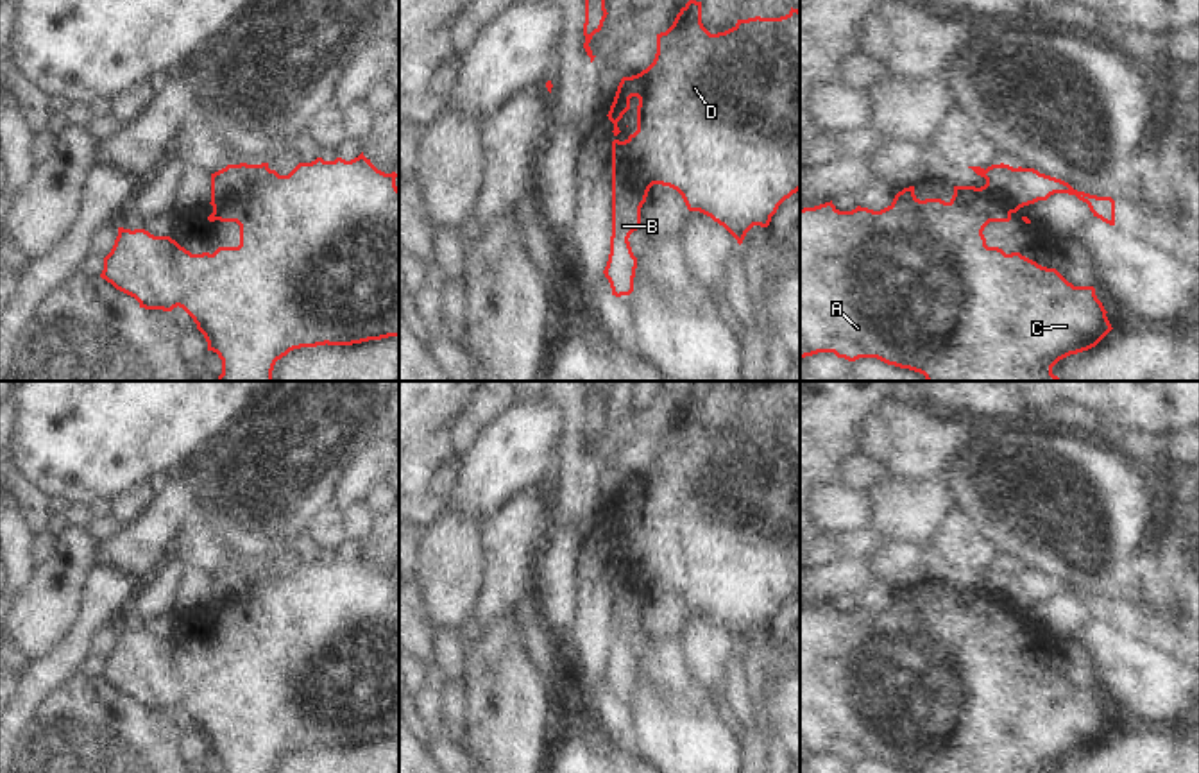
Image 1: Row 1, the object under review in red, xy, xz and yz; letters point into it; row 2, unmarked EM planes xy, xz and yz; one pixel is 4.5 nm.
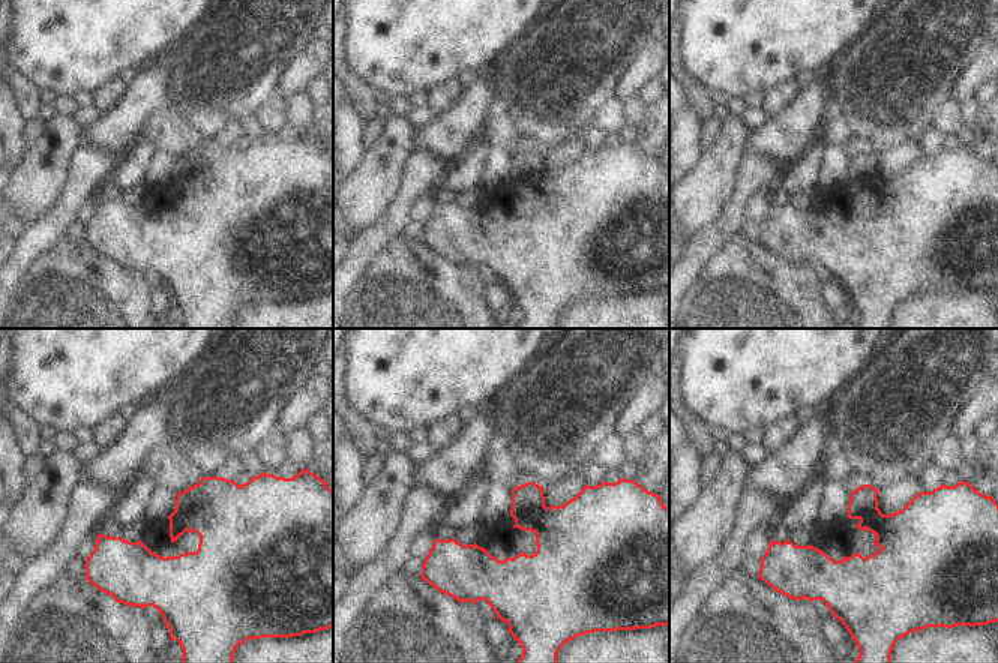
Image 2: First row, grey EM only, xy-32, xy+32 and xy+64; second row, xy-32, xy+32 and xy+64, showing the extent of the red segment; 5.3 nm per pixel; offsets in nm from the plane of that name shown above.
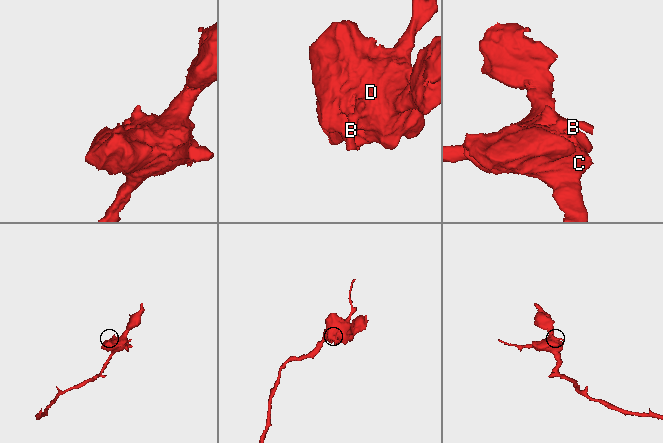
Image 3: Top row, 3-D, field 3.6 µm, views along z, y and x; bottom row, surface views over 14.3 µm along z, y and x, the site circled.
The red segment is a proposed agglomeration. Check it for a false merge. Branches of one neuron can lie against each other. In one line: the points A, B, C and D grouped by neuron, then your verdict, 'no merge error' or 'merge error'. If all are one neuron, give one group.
A C D / B | merge error

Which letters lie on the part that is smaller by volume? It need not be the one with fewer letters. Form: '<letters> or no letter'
B.

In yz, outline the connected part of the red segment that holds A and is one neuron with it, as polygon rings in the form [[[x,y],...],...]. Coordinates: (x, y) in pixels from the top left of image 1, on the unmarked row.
[[[909,587],[898,592],[893,603],[880,612],[861,607],[852,612],[839,612],[832,601],[800,610],[800,759],[834,753],[848,762],[877,759],[914,773],[1052,773],[1059,760],[1095,748],[1113,728],[1093,687],[1074,687],[1056,669],[1042,667],[1020,653],[1006,655],[999,648],[986,646],[984,628],[990,623],[1009,623],[1018,610],[1016,605],[988,594],[984,587],[954,587],[948,603],[941,599],[920,601],[914,596],[914,587]]]

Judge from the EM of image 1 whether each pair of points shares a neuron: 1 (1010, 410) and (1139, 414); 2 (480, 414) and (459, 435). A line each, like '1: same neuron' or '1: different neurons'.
1: same neuron
2: same neuron

